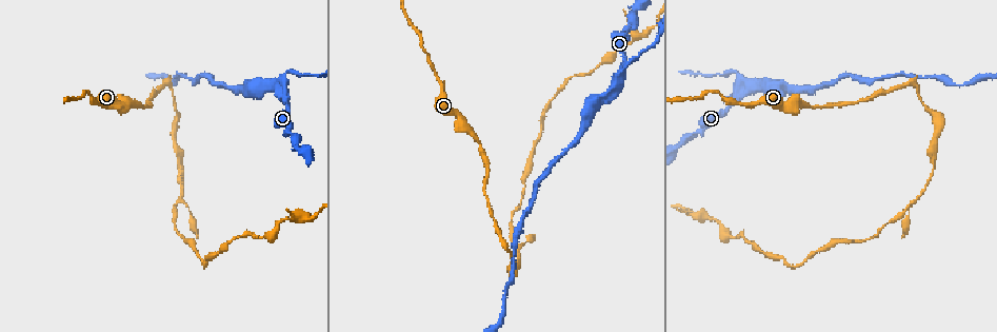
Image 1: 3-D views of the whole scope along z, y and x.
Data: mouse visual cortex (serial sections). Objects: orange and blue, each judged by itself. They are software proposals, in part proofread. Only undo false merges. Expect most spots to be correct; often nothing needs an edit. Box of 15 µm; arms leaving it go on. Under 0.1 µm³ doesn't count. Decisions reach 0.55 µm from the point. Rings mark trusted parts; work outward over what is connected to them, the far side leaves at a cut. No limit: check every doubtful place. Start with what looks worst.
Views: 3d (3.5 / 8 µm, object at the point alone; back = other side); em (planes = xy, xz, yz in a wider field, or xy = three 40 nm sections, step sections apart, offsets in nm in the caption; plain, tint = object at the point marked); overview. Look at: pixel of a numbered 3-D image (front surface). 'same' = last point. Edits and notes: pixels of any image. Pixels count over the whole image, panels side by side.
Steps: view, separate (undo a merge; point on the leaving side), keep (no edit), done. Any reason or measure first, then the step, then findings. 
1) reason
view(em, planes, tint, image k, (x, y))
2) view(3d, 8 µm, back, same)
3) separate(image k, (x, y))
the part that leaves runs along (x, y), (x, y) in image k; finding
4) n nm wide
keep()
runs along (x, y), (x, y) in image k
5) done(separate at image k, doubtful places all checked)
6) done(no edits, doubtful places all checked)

three arms meet
view(3d, 8 µm, image 1, (741, 91))

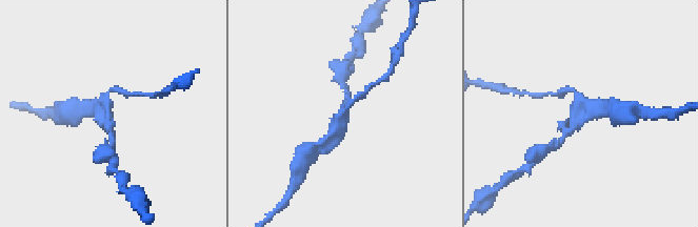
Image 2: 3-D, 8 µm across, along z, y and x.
3 arms; arms of 200, 200, 500 nm; need the tissue
view(em, xy, step 2, tint, image 2, (348, 114))

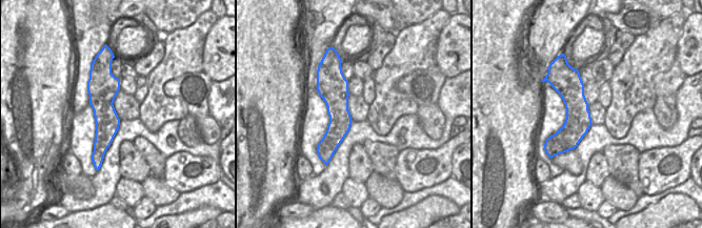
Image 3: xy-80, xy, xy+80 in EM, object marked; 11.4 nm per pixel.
260 nm wide
keep()
runs along (105, 74), (100, 158) in image 3; continuous, no second cell

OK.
abrupt turn
view(3d, 8 µm, image 1, (289, 72))

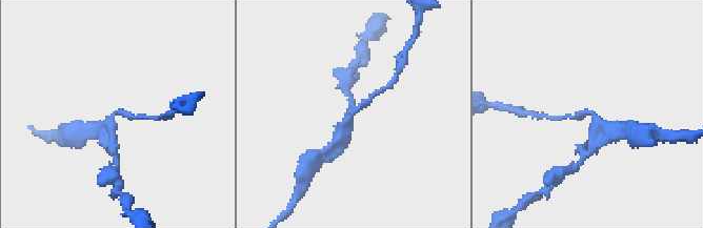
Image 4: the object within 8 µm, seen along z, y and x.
need the tissue
view(em, planes, tint, image 4, (592, 111))

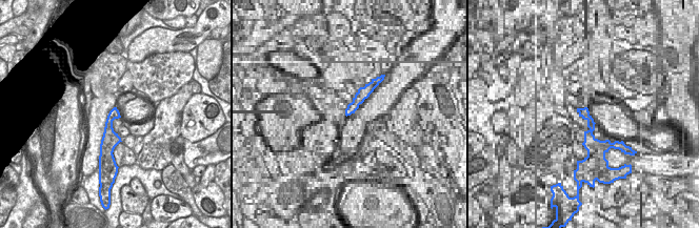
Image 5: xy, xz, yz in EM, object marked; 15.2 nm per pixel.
keep()
all the same cell

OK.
calibre changes
view(3d, 3.5 µm, image 1, (750, 105))

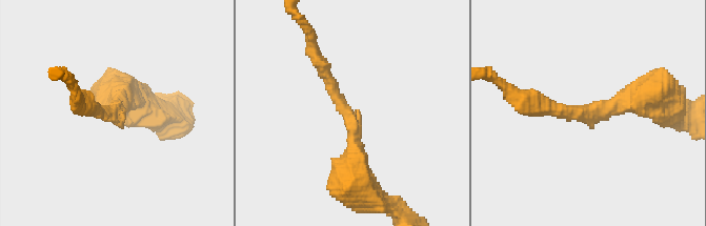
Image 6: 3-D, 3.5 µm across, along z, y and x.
arms of 200, 500 nm
view(em, xy, step 5, tint, image 6, (356, 122))

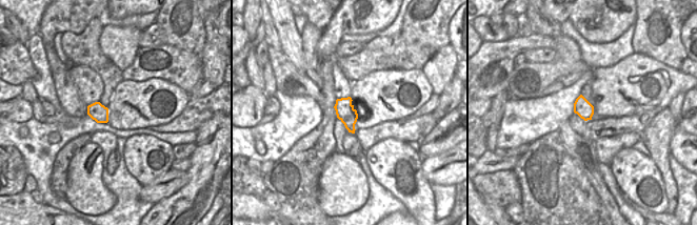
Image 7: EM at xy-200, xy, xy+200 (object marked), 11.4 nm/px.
keep()
runs along (355, 185), (355, 121), (322, 64) in image 6; one cell here

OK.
sharp bend
view(3d, 3.5 µm, image 1, (167, 83))

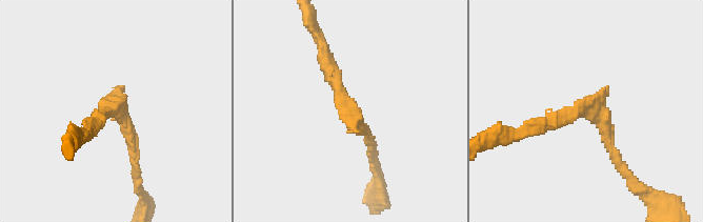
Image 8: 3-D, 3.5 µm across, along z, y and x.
now the EM
view(em, xy, step 5, tint, image 8, (117, 108))

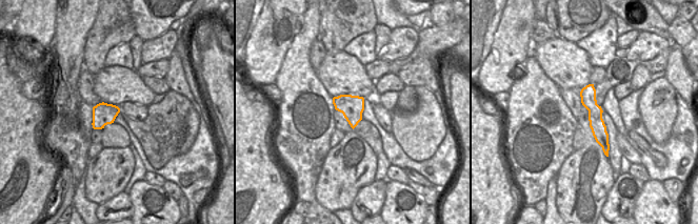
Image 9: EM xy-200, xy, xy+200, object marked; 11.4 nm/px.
arms of 150, 200 nm
keep()
runs along (591, 86), (591, 105), (605, 149) in image 9; all the same cell

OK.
done(no edits, doubtful places all checked)

